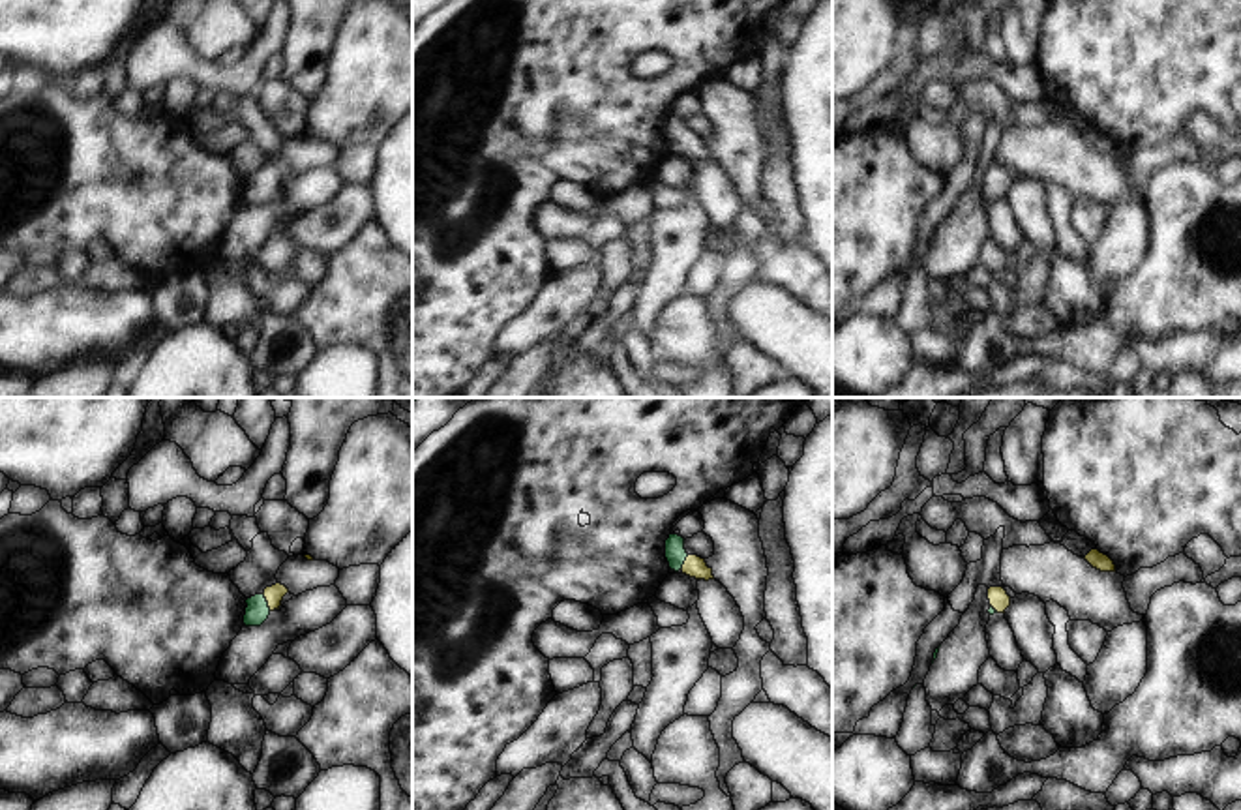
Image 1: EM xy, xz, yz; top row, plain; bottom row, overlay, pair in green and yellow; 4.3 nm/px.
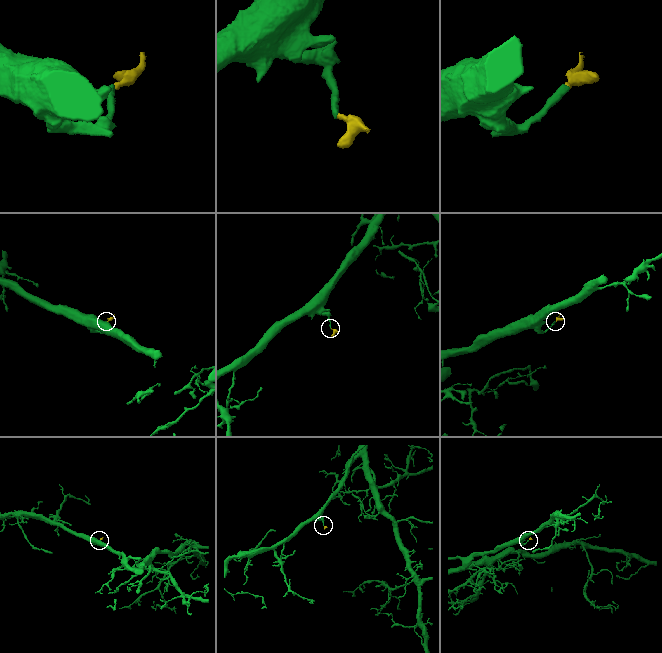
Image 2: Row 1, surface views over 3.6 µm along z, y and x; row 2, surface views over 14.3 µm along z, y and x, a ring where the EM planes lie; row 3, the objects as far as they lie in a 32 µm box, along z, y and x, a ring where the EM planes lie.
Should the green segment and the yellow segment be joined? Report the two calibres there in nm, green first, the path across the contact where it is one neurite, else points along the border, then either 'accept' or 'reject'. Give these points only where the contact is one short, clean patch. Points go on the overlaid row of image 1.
calibres 100 and 80 nm; way xy (257, 610), (267, 602), (274, 595); accept

